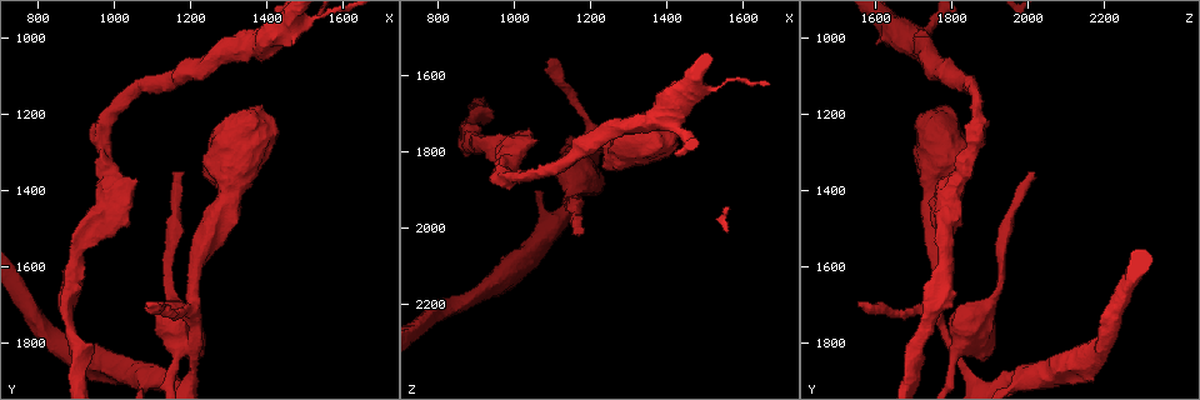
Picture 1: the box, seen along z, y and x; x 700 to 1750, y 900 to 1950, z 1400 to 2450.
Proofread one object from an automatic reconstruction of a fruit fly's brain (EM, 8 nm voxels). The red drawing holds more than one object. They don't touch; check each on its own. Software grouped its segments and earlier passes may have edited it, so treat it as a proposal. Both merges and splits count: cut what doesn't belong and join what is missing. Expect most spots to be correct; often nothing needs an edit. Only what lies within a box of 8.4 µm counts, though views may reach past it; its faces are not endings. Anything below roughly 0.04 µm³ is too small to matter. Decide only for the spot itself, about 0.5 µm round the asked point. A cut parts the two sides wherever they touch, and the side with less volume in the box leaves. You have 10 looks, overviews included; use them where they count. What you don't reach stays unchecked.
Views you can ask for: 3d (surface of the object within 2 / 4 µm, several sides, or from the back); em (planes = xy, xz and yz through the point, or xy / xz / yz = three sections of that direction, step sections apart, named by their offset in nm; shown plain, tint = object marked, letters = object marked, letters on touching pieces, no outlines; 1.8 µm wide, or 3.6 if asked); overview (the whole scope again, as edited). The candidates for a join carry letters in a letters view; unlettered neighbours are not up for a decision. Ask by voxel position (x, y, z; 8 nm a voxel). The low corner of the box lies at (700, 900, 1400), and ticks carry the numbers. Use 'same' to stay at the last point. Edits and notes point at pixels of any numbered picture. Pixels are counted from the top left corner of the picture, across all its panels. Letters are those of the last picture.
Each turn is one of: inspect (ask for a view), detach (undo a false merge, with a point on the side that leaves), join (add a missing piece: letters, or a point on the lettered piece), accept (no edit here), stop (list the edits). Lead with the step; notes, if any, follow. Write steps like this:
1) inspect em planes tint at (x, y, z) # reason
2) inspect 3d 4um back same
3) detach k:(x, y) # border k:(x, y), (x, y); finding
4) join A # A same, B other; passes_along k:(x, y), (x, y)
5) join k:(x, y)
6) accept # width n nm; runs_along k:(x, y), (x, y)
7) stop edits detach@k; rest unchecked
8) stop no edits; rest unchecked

inspect 3d 4um at (1030, 1500, 1760) # free end

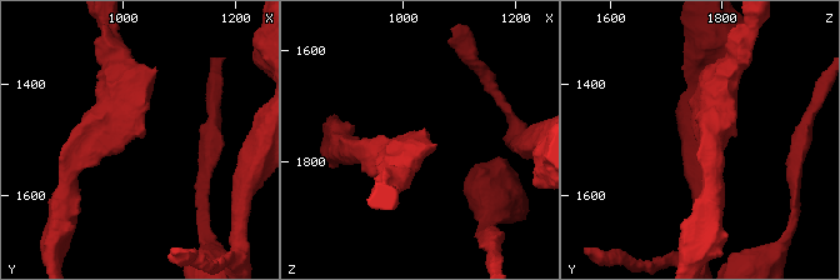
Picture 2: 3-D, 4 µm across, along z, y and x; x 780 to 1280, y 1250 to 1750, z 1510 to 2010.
inspect em planes letters at (1035, 1500, 1755)

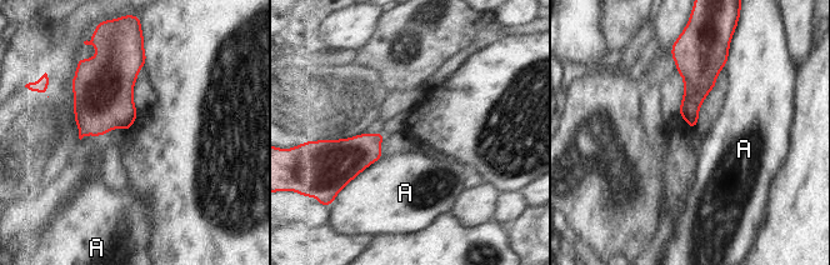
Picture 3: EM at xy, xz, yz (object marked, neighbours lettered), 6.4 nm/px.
accept # A other; none of them fits

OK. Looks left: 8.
inspect 3d 2um at (1220, 1800, 1800) # four or more arms meet

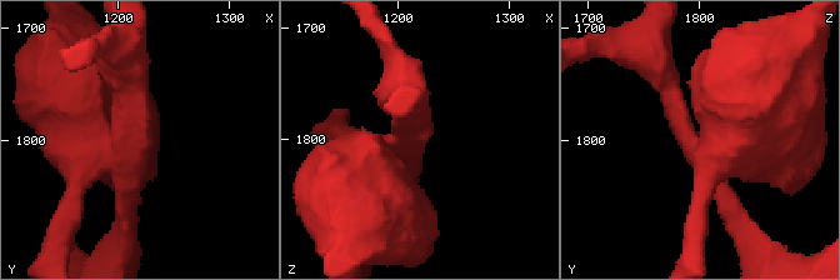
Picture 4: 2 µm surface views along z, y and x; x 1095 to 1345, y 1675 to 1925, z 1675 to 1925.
inspect em xy step 4 plain at (1214, 1800, 1794) # need the tissue

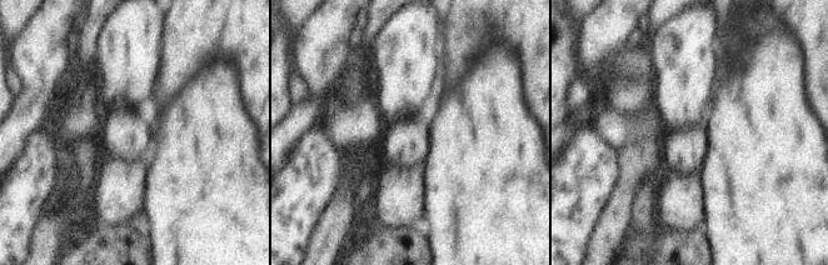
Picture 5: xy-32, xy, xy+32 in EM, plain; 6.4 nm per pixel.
inspect em xy step 4 letters same # what lies round it

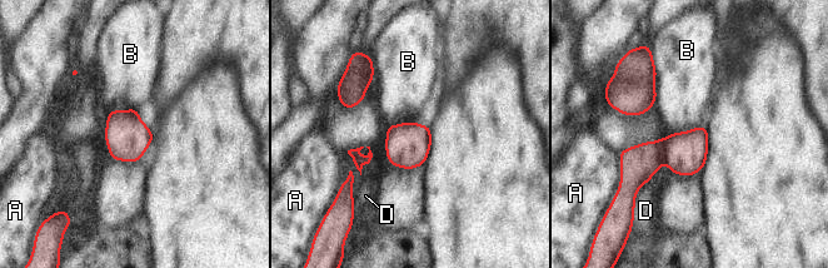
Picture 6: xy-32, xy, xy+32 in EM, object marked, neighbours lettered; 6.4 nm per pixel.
detach 6:(638, 163) # A other, B other, D other; border 6:(668, 138), (666, 160); a second cell is stuck on

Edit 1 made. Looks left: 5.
inspect em 3.6um planes tint at (1445, 975, 1650)

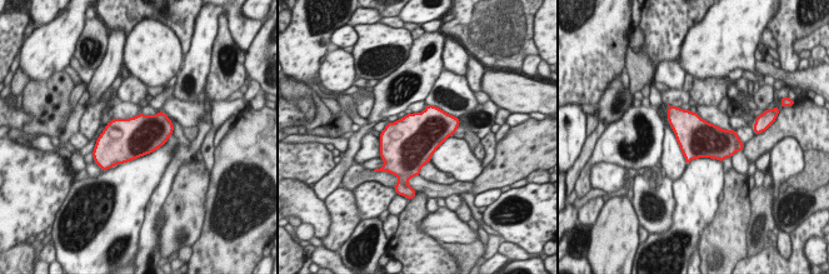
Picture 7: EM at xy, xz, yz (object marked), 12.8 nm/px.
inspect em 3.6um planes letters same # see the neighbours

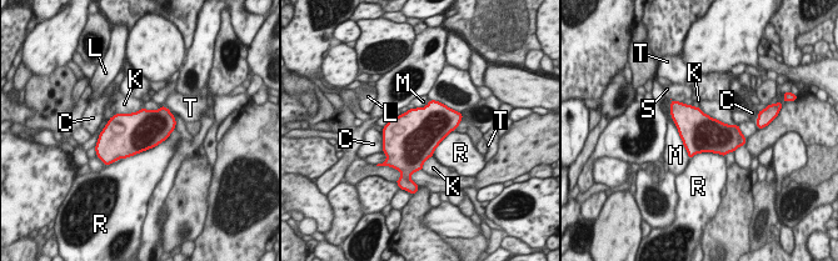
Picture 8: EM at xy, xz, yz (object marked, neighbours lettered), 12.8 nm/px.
accept # C other, K other, L other, M other, R other, S other, T other; border 8:(699, 106), (711, 116), (734, 125); one cell here

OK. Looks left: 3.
inspect em 3.6um xy step 16 tint at (1095, 1700, 1555) # branch stops here

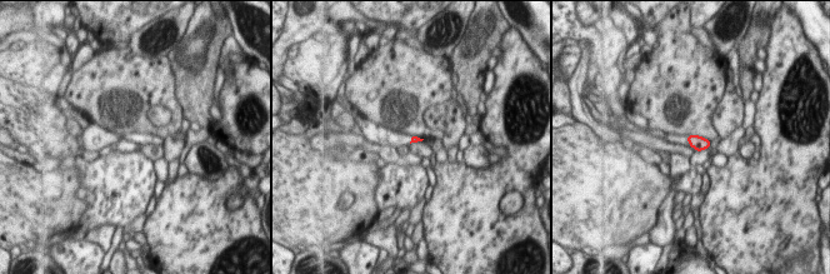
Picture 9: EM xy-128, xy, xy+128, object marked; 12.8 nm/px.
inspect em 3.6um planes letters same # another direction

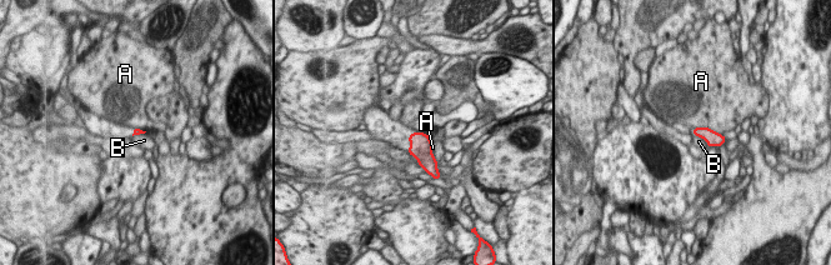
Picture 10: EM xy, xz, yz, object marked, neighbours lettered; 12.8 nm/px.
accept # A other, B other; border 10:(694, 134), (700, 136), (709, 146); no lettered piece goes on from it

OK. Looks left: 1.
stop edits detach@6; rest unchecked

